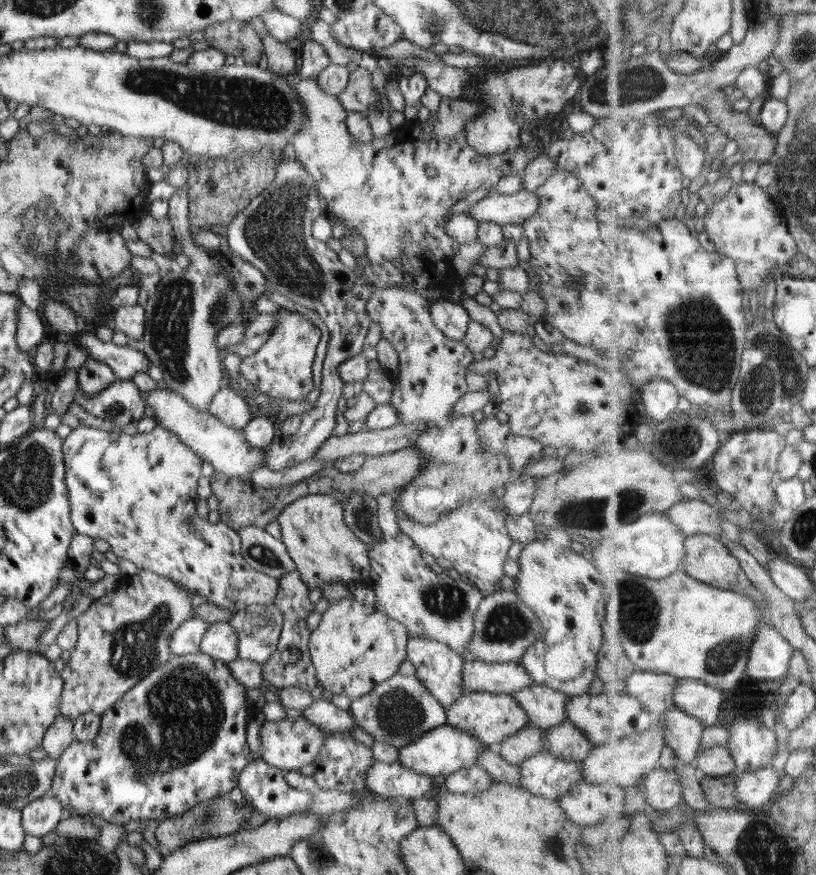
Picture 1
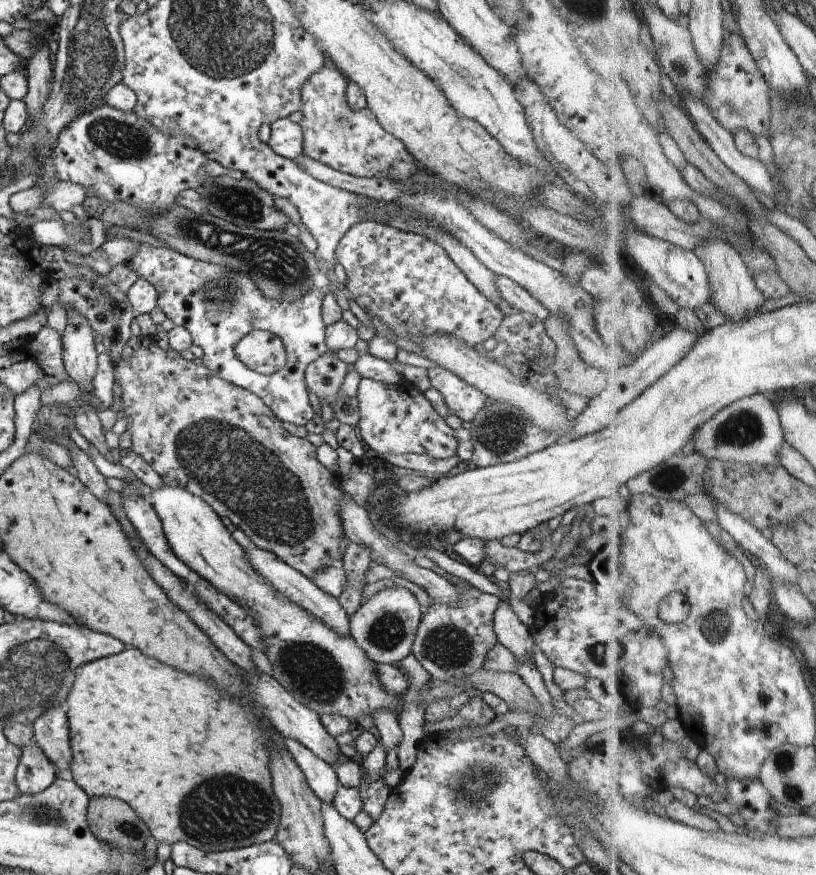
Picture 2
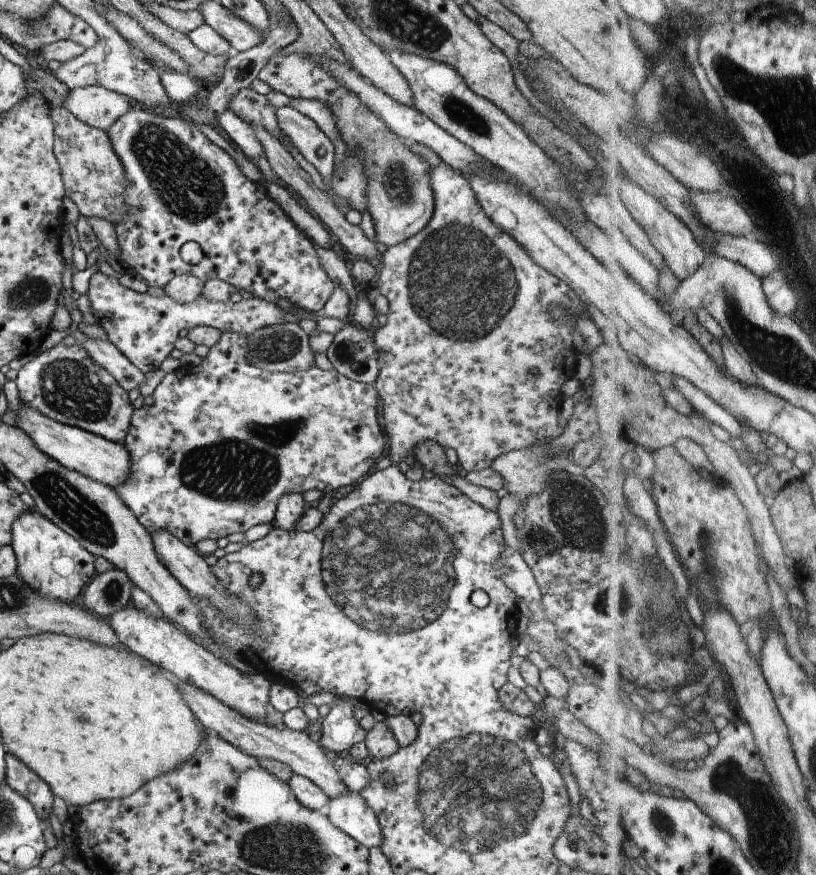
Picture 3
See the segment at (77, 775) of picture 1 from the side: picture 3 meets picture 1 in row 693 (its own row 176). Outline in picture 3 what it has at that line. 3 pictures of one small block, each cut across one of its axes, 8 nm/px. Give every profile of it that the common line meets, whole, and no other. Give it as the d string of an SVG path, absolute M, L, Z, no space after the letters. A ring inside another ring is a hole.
M131 107L124 116L114 121L114 124L107 130L112 148L116 152L116 156L122 162L124 176L126 176L126 190L124 190L124 202L126 202L126 212L128 216L118 220L115 225L116 234L118 235L118 246L125 261L130 268L134 269L135 274L140 274L148 286L158 286L164 288L168 281L176 275L192 275L200 280L220 279L228 284L232 284L236 291L246 290L254 297L266 300L266 302L278 302L278 300L289 300L296 307L300 307L308 312L320 310L324 304L328 302L330 295L334 292L335 284L320 266L320 258L316 254L313 242L299 229L293 220L282 210L282 207L269 196L264 184L255 183L248 177L244 176L234 158L225 150L214 144L208 137L191 121L187 116L166 117L162 114L154 114L146 112L146 110L138 110ZM186 242L198 242L203 252L203 258L198 264L186 263L179 255L179 249Z

